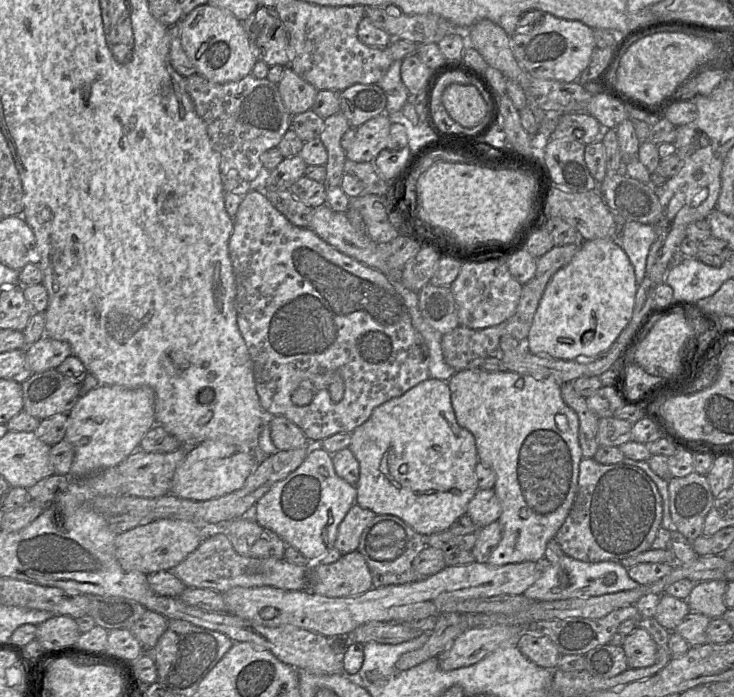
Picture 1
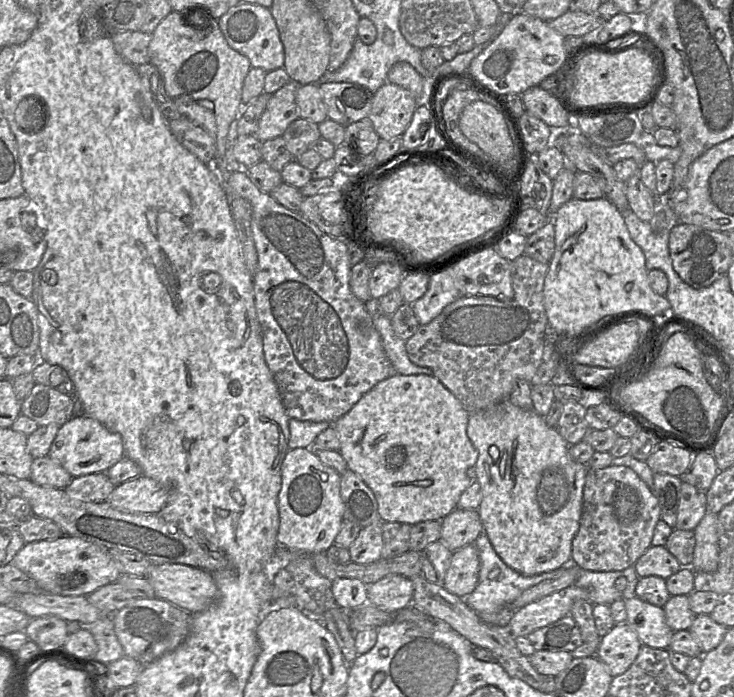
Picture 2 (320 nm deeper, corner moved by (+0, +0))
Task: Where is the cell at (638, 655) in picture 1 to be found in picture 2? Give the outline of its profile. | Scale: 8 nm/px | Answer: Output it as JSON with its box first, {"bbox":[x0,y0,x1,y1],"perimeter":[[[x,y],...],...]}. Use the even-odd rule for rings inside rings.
{"bbox":[596,624,642,678],"perimeter":[[[617,624],[608,634],[601,637],[596,656],[614,678],[631,666],[642,646],[630,624]]]}

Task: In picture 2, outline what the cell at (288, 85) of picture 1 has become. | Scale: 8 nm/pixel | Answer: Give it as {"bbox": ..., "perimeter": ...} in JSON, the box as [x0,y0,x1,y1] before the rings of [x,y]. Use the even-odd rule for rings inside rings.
{"bbox":[253,80,301,142],"perimeter":[[[290,80],[271,95],[253,134],[255,137],[264,142],[282,136],[289,124],[299,118],[295,101],[298,86],[301,85]]]}

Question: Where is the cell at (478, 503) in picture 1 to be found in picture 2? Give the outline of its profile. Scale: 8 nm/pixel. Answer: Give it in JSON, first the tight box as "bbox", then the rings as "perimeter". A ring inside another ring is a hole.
{"bbox":[441,508,483,551],"perimeter":[[[455,508],[441,520],[441,541],[451,551],[474,544],[483,533],[483,524],[477,510]]]}

